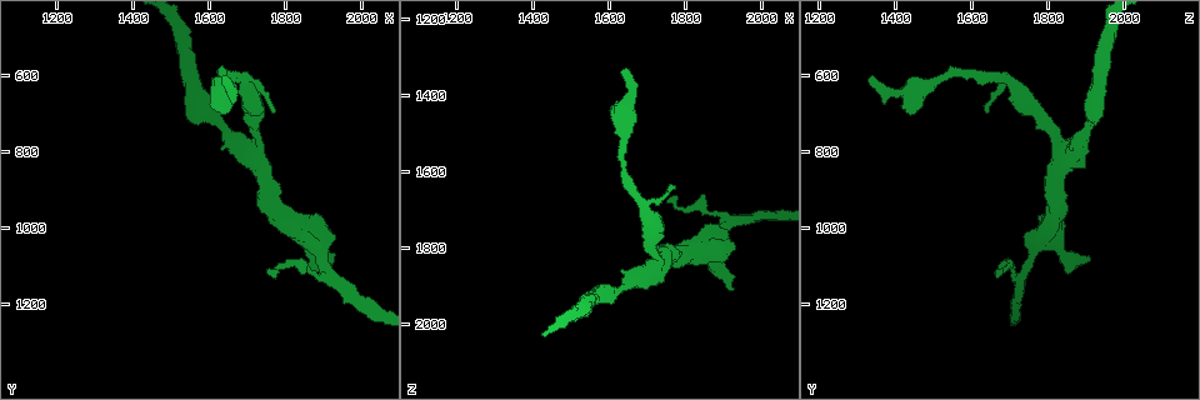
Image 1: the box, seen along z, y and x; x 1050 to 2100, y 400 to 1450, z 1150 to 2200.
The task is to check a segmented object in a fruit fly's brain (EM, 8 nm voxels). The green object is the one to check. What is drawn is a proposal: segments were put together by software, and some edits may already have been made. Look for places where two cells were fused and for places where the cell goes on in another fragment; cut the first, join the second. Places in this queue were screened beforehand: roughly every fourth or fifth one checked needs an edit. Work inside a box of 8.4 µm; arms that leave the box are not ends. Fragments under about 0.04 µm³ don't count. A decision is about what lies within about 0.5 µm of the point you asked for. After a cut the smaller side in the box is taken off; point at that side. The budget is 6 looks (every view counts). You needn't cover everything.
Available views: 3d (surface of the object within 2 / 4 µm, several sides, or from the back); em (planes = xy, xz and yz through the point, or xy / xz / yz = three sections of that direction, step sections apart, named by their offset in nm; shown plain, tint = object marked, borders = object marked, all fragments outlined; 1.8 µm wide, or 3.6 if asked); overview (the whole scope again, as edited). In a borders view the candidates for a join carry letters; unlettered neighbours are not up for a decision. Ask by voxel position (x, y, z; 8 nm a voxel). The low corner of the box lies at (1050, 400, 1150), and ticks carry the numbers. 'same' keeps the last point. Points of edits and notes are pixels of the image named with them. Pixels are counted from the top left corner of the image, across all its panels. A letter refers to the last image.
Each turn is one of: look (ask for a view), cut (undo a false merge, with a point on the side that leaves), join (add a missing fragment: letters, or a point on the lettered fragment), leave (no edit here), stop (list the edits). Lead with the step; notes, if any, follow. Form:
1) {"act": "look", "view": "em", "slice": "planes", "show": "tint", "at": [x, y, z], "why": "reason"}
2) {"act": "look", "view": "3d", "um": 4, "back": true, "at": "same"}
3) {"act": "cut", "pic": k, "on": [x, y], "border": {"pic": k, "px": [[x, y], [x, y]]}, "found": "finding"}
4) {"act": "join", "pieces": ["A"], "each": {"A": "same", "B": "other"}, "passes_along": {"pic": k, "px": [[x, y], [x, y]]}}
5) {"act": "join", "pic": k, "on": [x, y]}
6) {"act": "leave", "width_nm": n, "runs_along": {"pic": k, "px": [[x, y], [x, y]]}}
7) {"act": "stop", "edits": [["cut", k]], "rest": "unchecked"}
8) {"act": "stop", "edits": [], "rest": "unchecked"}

{"act": "look", "view": "em", "slice": "xz", "step": 8, "show": "borders", "at": [1630, 610, 1325]}

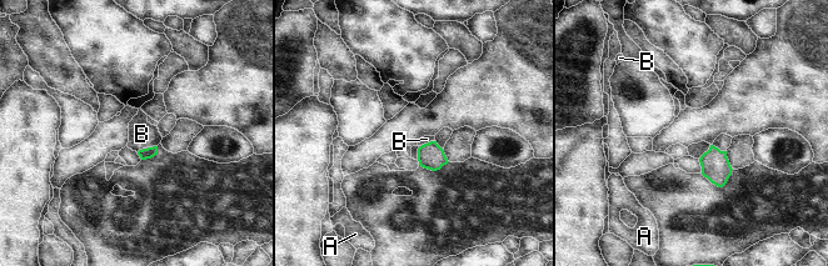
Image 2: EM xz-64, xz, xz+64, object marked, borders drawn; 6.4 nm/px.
{"act": "join", "pieces": ["B"], "each": {"A": "other", "B": "same"}, "passes_along": {"pic": 2, "px": [[149, 152], [148, 147], [141, 134]]}, "found": "the cell continues"}

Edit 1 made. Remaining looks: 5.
{"act": "look", "view": "em", "slice": "planes", "show": "borders", "at": [1765, 690, 1645], "why": "tapers out"}

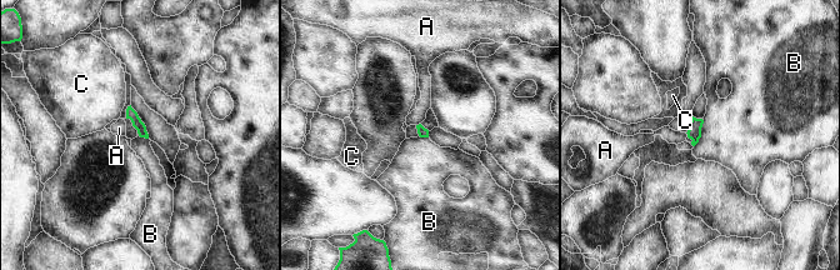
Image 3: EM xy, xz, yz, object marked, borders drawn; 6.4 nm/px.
{"act": "leave", "longest_contact_nm": ["B", 190], "each": {"A": "other", "B": "other", "C": "other"}, "border": {"pic": 3, "px": [[703, 119], [700, 138], [694, 146]]}, "found": "no lettered fragment goes on from it"}

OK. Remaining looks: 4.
{"act": "look", "view": "3d", "um": 4, "at": [1920, 1090, 1905], "why": "branch stops here"}

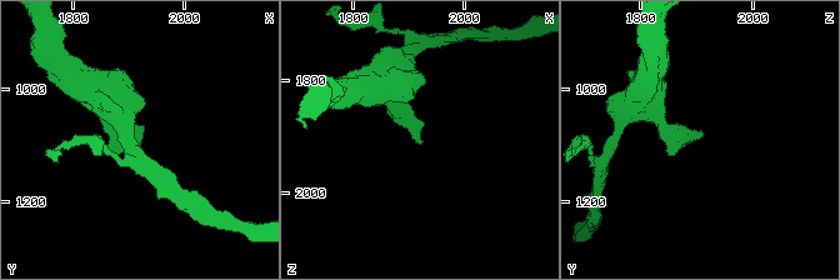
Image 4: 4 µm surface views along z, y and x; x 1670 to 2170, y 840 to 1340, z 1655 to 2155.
{"act": "look", "view": "em", "slice": "planes", "show": "borders", "at": [1920, 1090, 1910], "why": "need the tissue"}

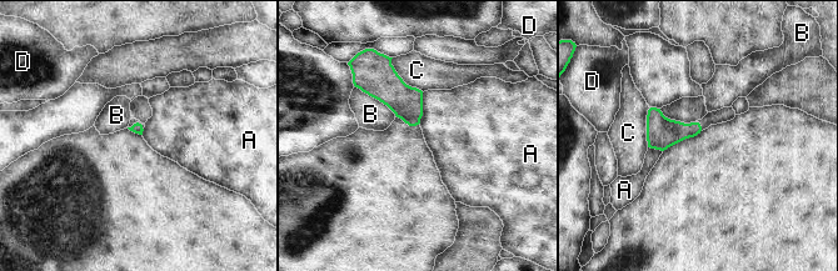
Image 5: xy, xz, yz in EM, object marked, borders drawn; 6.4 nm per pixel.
{"act": "leave", "each": {"A": "other", "B": "other", "C": "other", "D": "other"}, "found": "no lettered fragment goes on from it"}

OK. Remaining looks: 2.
{"act": "stop", "edits": [["join", 2]], "rest": "unchecked"}

